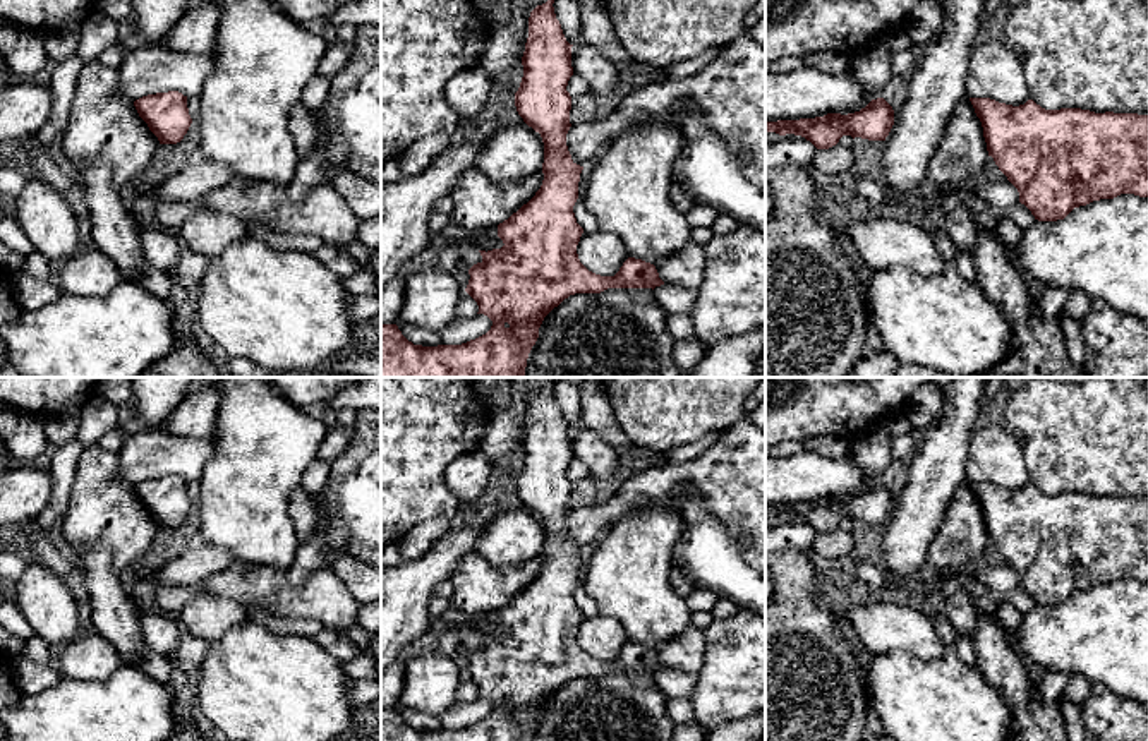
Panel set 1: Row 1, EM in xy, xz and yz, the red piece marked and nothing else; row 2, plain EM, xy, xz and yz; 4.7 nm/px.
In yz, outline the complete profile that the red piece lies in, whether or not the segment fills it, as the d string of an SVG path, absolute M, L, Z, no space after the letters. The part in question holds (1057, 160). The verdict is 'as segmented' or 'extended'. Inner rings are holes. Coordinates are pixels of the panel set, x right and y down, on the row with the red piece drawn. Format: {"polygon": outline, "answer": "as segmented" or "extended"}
{"polygon": "M970 98L983 127L988 156L1018 189L1035 220L1064 220L1074 208L1121 194L1148 197L1148 115L1045 110L1033 99L1012 106Z", "answer": "as segmented"}

